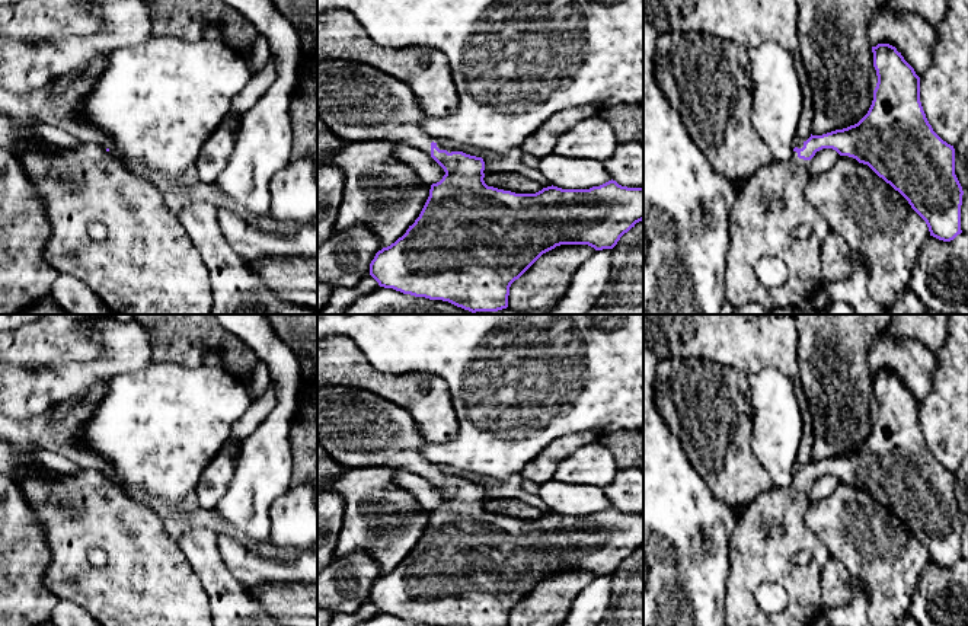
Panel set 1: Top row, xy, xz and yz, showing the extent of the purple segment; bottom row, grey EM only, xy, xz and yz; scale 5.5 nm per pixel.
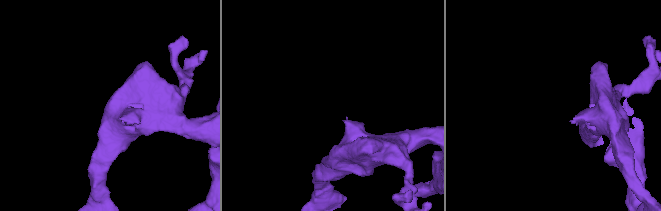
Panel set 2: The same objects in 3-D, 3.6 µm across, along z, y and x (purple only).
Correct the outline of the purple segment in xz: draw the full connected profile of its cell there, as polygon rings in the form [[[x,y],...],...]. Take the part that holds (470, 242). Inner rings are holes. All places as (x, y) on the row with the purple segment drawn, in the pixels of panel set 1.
[[[341,58],[317,61],[317,115],[344,143],[384,140],[412,146],[429,154],[445,172],[440,182],[431,185],[429,197],[415,223],[409,226],[406,233],[402,237],[399,237],[394,243],[378,250],[374,259],[371,261],[370,275],[378,282],[380,287],[384,288],[393,288],[396,291],[410,294],[415,297],[448,301],[472,313],[498,312],[508,307],[511,284],[515,280],[518,280],[543,253],[560,245],[588,245],[595,250],[613,249],[624,233],[635,227],[636,223],[643,220],[643,188],[622,186],[613,179],[600,186],[592,186],[590,189],[562,189],[552,185],[543,188],[536,194],[515,194],[511,191],[488,186],[483,181],[485,162],[482,157],[470,156],[463,151],[447,150],[443,144],[443,140],[431,137],[425,131],[425,121],[428,115],[418,105],[412,89],[399,79],[387,73],[383,73],[373,66],[367,66],[361,61],[346,61]]]

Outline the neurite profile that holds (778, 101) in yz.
[[[774,42],[747,49],[753,80],[751,122],[771,151],[771,160],[786,162],[795,148],[795,134],[804,95],[793,54]]]

